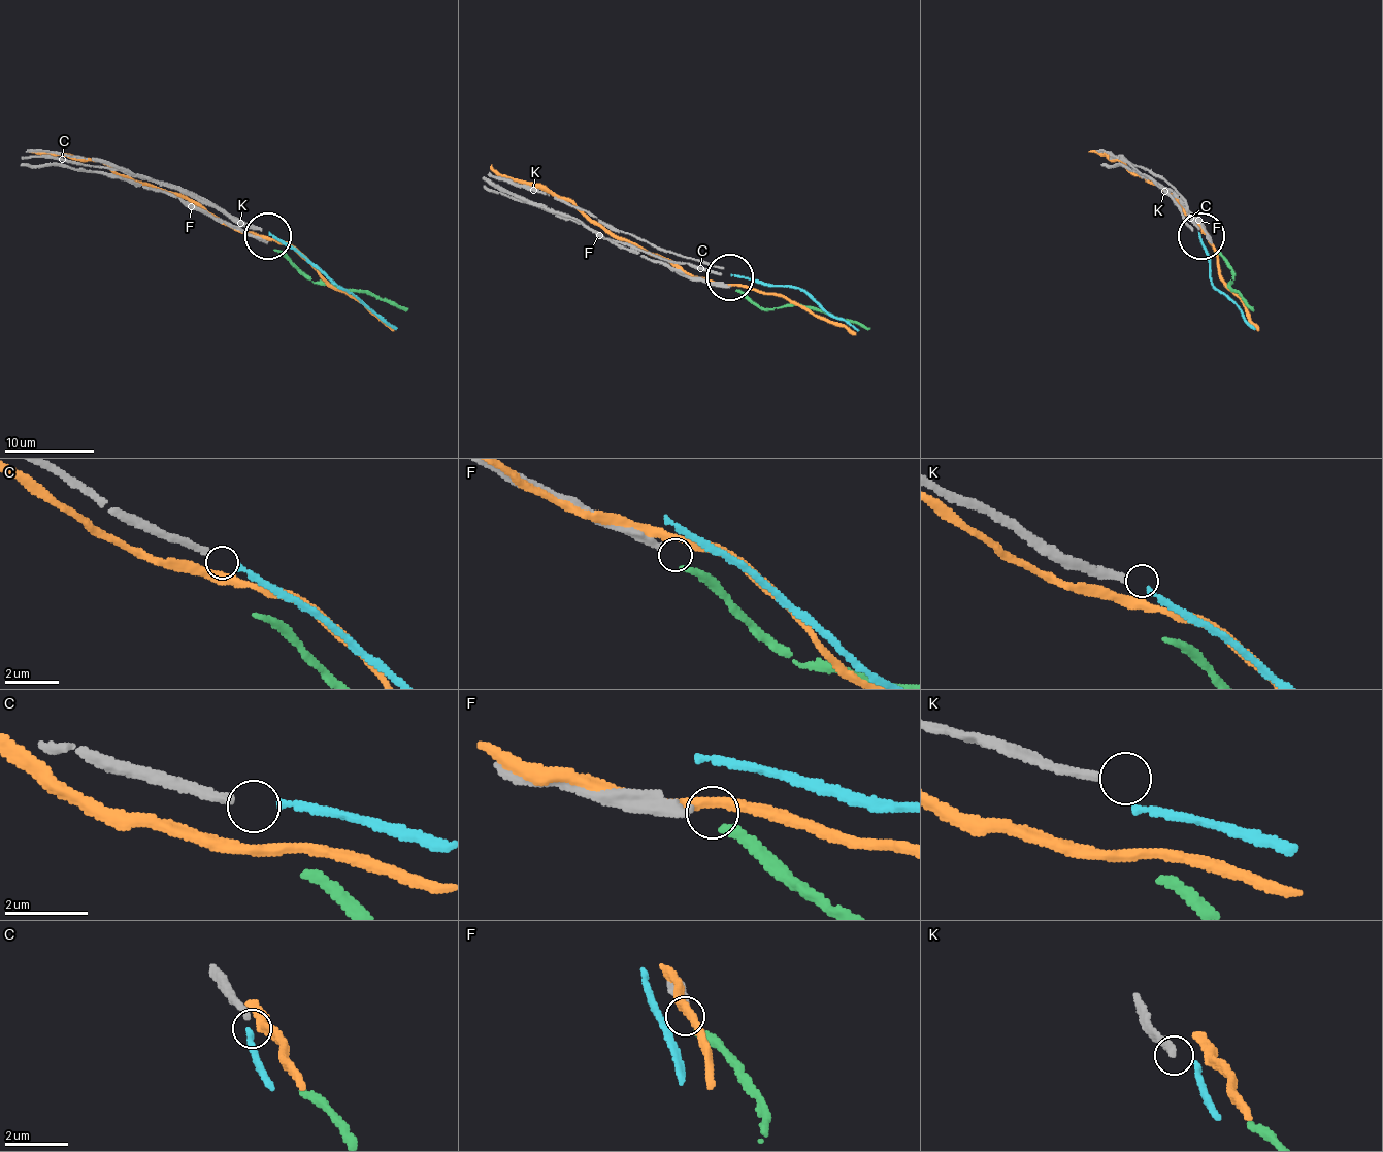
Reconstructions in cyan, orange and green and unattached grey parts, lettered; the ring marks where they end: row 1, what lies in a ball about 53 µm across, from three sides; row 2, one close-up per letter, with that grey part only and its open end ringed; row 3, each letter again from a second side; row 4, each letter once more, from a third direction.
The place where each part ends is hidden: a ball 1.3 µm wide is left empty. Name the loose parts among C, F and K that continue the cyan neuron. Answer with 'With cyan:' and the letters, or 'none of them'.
With cyan: C

